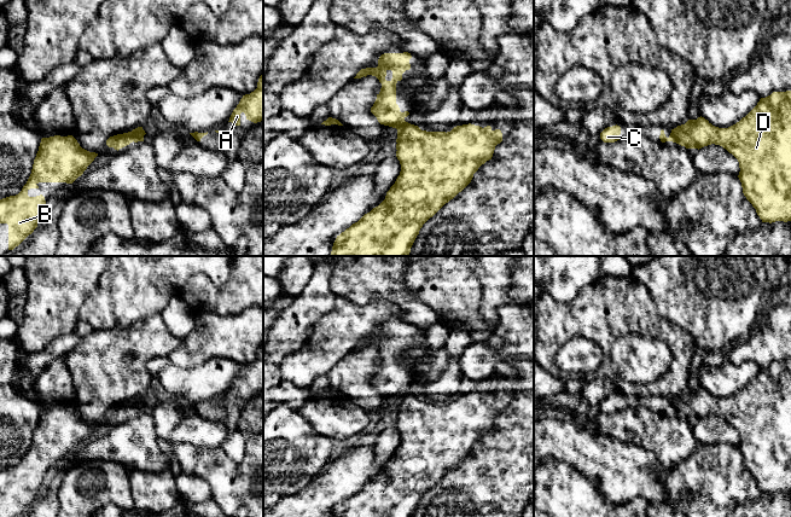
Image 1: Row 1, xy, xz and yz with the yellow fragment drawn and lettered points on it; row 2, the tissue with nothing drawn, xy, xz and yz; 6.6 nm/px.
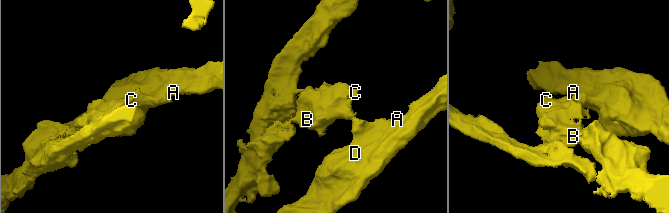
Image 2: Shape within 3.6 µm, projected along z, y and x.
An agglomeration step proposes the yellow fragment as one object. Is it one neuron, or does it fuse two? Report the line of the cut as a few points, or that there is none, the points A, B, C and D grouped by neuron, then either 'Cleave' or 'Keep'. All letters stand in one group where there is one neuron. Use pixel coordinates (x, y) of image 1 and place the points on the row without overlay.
Split along xy (131, 402), (133, 411). Groups: A D / B C. Cleave

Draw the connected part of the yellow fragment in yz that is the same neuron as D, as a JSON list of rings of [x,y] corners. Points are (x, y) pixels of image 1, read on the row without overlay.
[[[791,361],[761,368],[745,388],[728,399],[715,397],[702,387],[688,390],[671,400],[671,412],[686,419],[699,420],[711,414],[726,419],[739,432],[743,464],[762,493],[791,492]]]

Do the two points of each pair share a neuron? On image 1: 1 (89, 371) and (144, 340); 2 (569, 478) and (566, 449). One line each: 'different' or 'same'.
1: same
2: different

